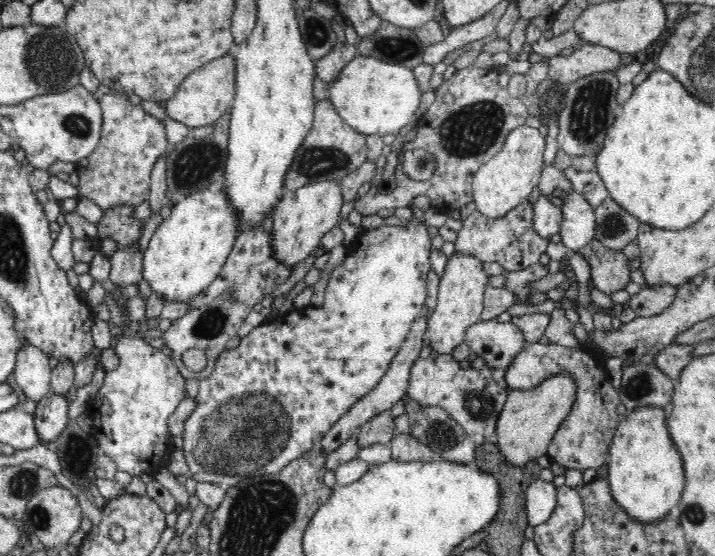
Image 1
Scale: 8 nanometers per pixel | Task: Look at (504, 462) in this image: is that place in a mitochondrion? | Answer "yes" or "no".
no

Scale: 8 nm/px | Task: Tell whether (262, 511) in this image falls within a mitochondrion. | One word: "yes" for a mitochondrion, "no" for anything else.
yes

